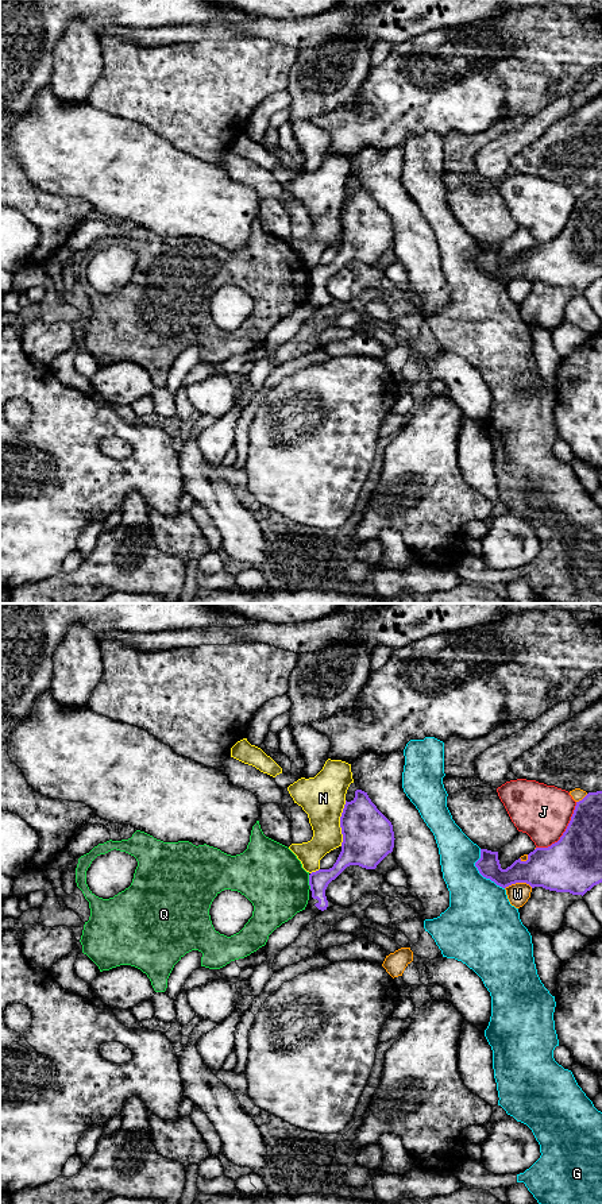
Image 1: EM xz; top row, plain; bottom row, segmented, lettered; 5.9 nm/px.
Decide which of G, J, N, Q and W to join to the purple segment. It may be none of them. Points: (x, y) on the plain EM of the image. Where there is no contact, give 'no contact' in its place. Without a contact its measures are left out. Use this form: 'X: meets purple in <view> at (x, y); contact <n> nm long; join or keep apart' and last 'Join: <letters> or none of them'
G: meets purple in xz at (481, 269); contact 280 nm long; keep apart
J: meets purple in xz at (564, 227); contact 380 nm long; keep apart
N: meets purple in xz at (340, 219); contact 280 nm long; keep apart
Q: meets purple in xz at (309, 277); contact 90 nm long; keep apart
W: meets purple in xz at (518, 277); contact 170 nm long; keep apart
Join: none of them

